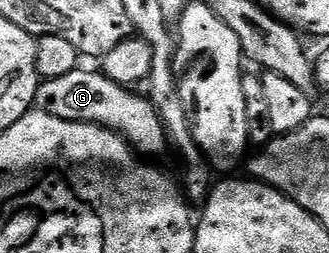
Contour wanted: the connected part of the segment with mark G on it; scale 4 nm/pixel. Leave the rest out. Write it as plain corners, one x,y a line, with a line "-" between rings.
78,68
67,72
67,76
44,79
37,88
36,109
59,120
92,122
95,126
105,126
121,135
138,155
146,159
159,157
165,149
168,151
171,143
165,125
148,97
136,89
115,84
115,80
93,70

